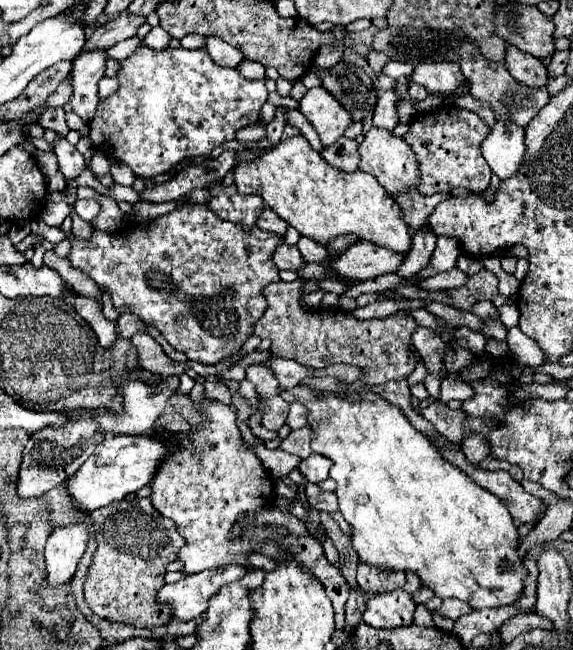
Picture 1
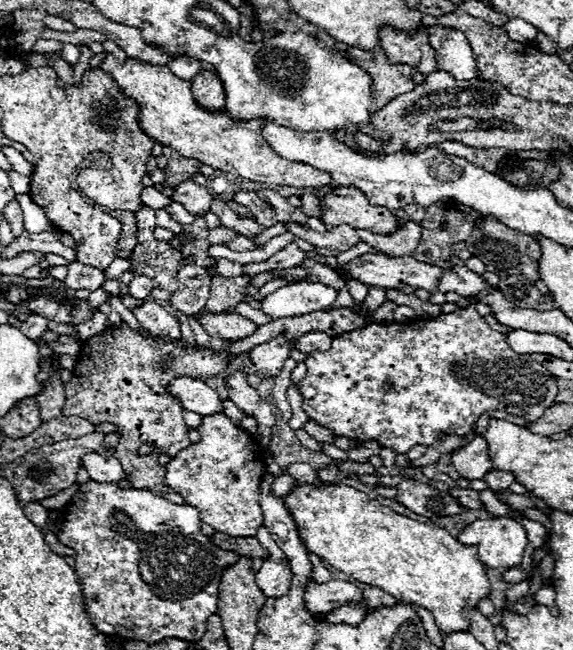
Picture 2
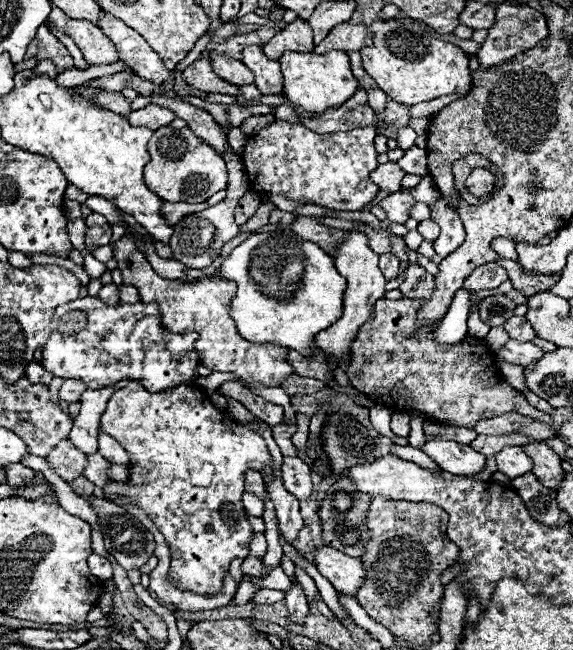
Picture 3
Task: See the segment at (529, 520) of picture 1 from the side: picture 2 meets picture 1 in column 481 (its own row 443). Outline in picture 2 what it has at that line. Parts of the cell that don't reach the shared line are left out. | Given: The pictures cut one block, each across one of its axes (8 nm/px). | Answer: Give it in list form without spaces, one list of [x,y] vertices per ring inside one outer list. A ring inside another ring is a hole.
[[[476,436],[470,440],[470,444],[454,450],[450,454],[450,460],[454,468],[460,472],[460,476],[468,480],[482,478],[486,472],[492,470],[492,462],[488,458],[488,446],[482,436]]]

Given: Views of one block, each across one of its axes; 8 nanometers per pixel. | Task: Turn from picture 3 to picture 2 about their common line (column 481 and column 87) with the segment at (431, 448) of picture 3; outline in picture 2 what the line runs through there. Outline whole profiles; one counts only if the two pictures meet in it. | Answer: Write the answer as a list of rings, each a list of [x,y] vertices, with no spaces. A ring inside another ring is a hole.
[[[96,452],[82,456],[82,466],[94,482],[118,482],[126,478],[122,464],[114,456],[100,456]]]

